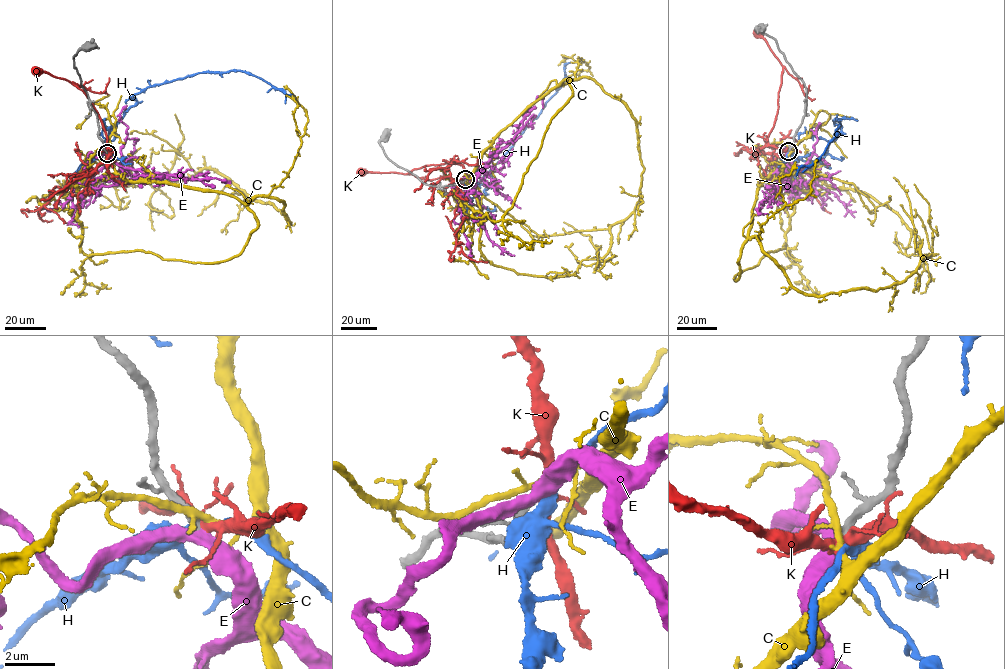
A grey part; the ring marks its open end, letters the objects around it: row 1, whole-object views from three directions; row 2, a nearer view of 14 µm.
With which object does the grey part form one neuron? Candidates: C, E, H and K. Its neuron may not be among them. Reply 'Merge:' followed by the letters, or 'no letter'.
Merge: E

